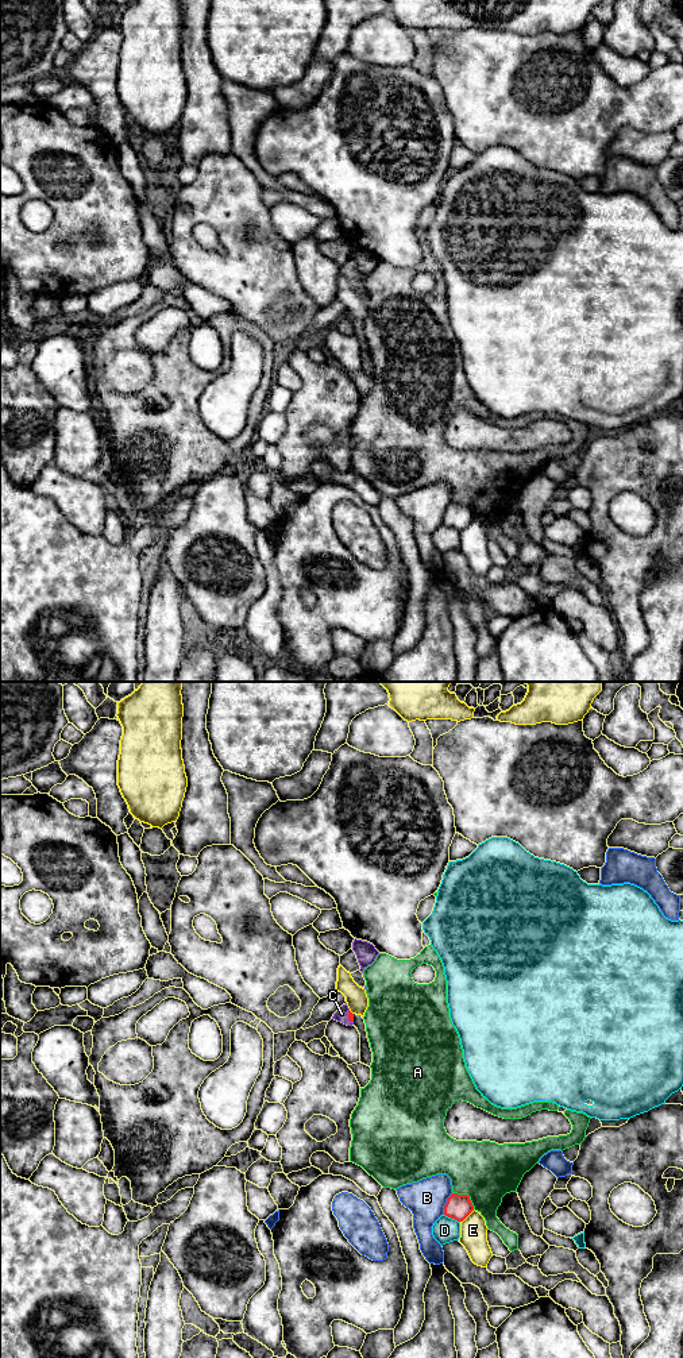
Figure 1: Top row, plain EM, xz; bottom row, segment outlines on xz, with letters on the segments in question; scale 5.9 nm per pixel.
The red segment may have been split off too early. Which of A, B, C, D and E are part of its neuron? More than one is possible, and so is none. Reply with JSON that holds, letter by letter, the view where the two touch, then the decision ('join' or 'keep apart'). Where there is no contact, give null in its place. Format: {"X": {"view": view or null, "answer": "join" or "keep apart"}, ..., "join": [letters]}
{"A": {"view": "xz", "answer": "keep apart"}, "B": {"view": "xz", "answer": "keep apart"}, "C": {"view": "xz", "answer": "join"}, "D": {"view": "xz", "answer": "keep apart"}, "E": {"view": "xz", "answer": "keep apart"}, "join": ["C"]}

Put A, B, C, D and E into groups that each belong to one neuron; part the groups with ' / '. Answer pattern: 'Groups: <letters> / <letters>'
Groups: A / B / C / D / E

